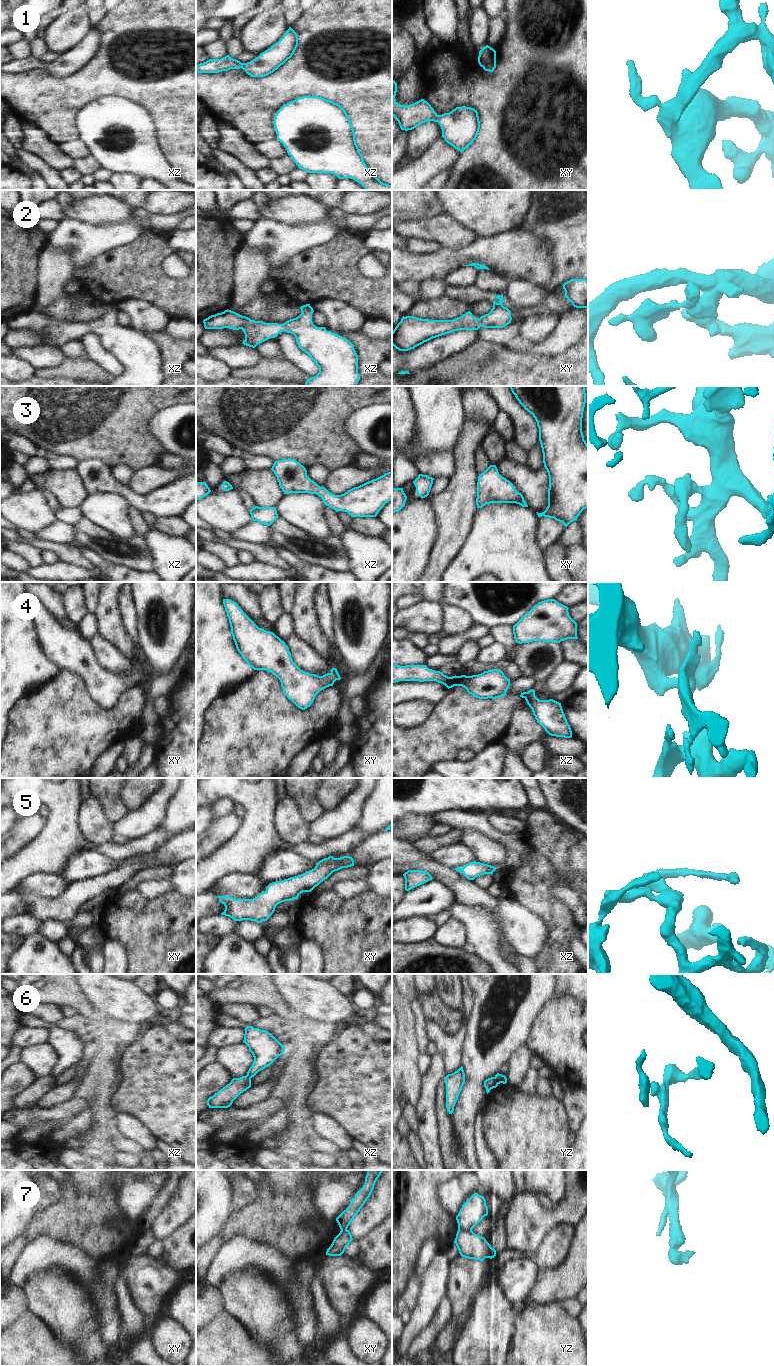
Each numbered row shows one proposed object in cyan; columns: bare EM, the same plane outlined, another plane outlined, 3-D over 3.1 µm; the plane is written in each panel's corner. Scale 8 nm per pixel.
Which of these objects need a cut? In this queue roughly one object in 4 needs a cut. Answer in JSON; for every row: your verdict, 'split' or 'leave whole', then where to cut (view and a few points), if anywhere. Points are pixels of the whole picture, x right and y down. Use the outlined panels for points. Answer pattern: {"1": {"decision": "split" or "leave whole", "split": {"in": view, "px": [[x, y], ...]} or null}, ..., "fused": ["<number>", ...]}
{"1": {"decision": "leave whole", "split": null}, "2": {"decision": "leave whole", "split": null}, "3": {"decision": "leave whole", "split": null}, "4": {"decision": "leave whole", "split": null}, "5": {"decision": "leave whole", "split": null}, "6": {"decision": "split", "split": {"in": "yz", "px": [[493, 1077], [499, 1083]]}}, "7": {"decision": "split", "split": {"in": "yz", "px": [[458, 1229], [471, 1230]]}}, "fused": ["6", "7"]}

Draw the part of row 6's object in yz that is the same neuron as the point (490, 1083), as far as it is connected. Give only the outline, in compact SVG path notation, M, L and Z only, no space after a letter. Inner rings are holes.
M494 1077L486 1079L484 1081L484 1087L486 1088L487 1094L490 1092L491 1089L496 1088L498 1084L498 1081Z

